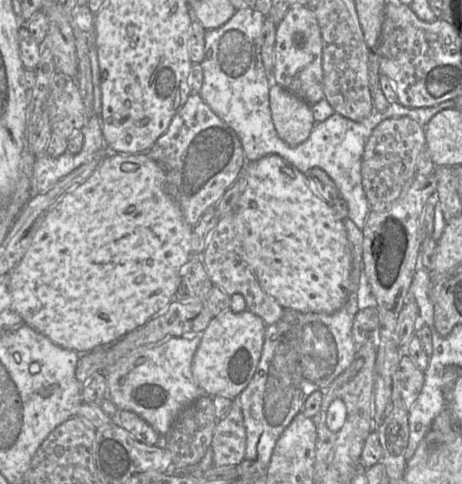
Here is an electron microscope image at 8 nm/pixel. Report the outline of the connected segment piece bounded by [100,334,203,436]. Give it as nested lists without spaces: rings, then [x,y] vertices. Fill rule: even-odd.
[[[202,334],[194,337],[164,338],[136,348],[107,371],[100,371],[106,373],[108,395],[117,408],[133,411],[147,421],[160,435],[165,436],[180,412],[203,394],[192,372],[194,354],[201,338]]]

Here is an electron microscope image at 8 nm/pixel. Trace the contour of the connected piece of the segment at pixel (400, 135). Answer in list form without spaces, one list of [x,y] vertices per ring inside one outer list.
[[[409,117],[389,118],[374,128],[364,147],[361,168],[362,185],[371,211],[385,211],[399,197],[415,177],[417,160],[424,148],[426,148],[425,129]]]

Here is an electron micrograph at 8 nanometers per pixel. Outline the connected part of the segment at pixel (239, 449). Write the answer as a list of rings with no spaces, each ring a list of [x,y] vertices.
[[[233,398],[227,415],[217,421],[210,448],[213,466],[236,466],[244,460],[246,429],[239,398]]]

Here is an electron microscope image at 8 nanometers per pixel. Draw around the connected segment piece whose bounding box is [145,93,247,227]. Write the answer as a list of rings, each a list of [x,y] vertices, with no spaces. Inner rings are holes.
[[[198,93],[189,95],[165,133],[145,153],[163,169],[167,191],[177,201],[191,227],[208,207],[219,201],[247,163],[235,131],[213,112]]]

